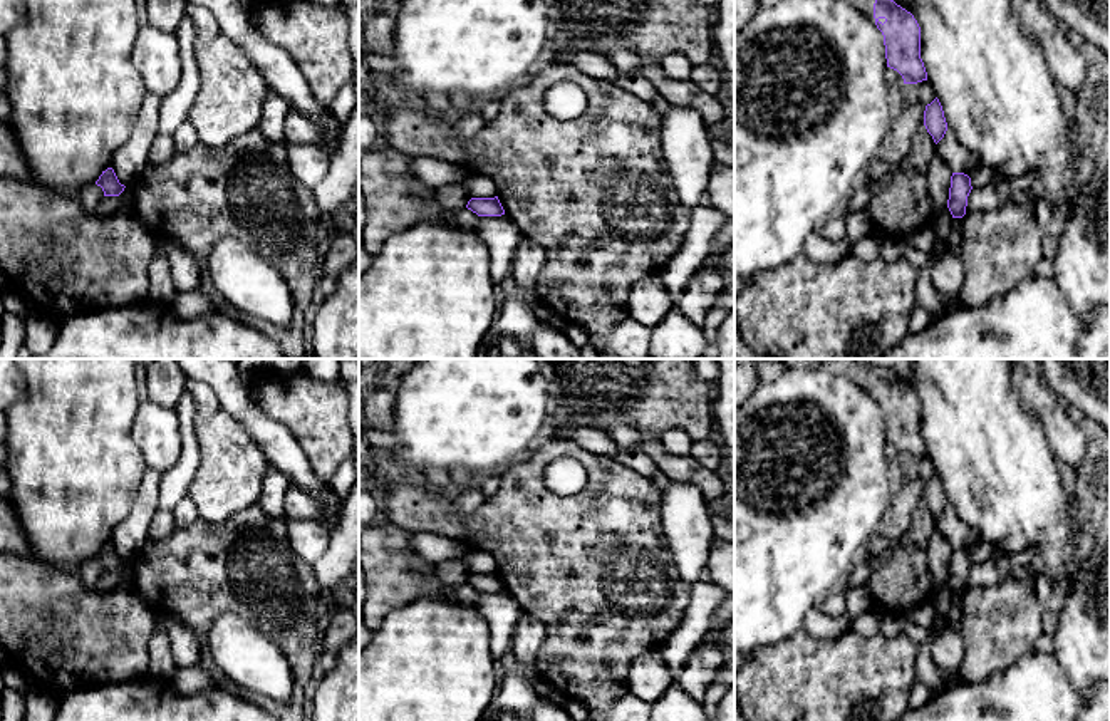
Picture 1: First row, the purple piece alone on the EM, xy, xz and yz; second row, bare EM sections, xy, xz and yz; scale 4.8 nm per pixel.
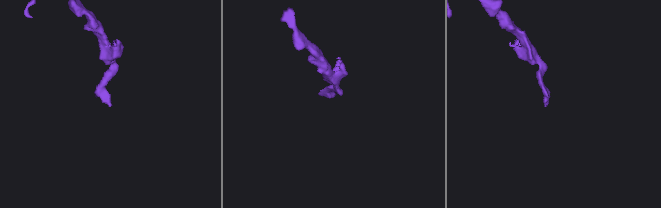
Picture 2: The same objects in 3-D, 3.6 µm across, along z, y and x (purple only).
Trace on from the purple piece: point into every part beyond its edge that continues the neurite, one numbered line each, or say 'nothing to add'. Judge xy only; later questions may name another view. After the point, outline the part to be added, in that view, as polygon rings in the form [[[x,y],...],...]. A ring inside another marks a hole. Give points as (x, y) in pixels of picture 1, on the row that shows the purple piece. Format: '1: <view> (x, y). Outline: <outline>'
nothing to add

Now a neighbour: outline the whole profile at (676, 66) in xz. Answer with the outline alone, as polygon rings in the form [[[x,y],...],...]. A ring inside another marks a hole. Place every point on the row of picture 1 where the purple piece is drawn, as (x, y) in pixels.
[[[672,52],[661,62],[664,74],[676,80],[687,80],[691,77],[692,64],[681,54]]]

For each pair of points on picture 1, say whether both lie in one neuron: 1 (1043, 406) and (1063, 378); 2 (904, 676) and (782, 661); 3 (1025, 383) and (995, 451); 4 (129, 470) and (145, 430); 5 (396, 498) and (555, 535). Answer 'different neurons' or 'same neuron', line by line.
1: different neurons
2: same neuron
3: different neurons
4: different neurons
5: same neuron

